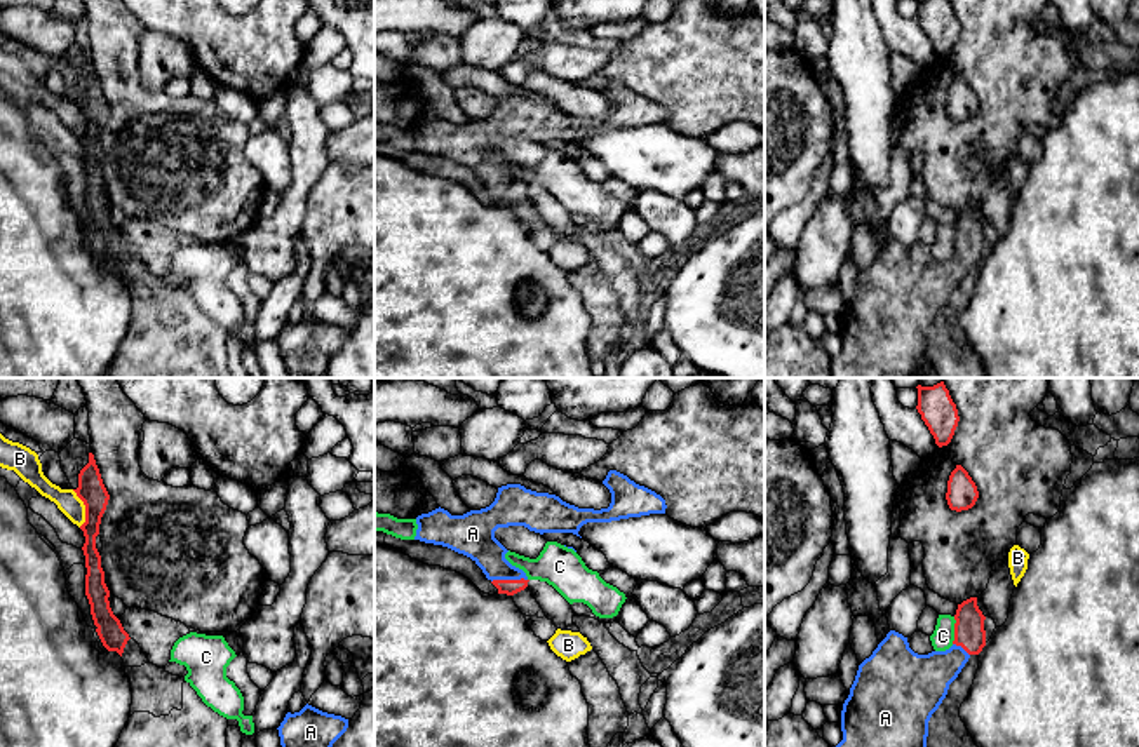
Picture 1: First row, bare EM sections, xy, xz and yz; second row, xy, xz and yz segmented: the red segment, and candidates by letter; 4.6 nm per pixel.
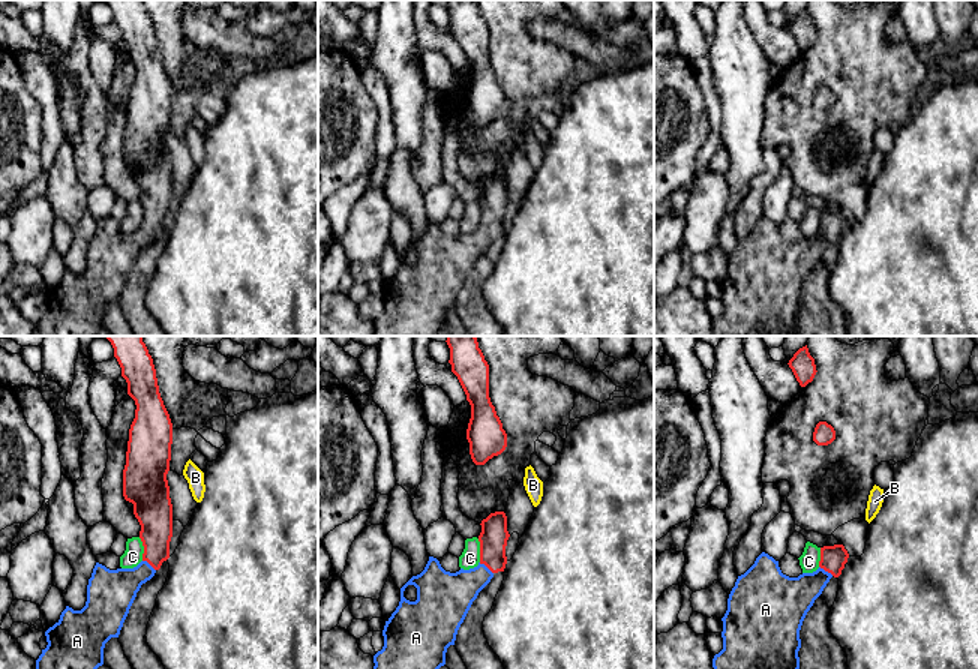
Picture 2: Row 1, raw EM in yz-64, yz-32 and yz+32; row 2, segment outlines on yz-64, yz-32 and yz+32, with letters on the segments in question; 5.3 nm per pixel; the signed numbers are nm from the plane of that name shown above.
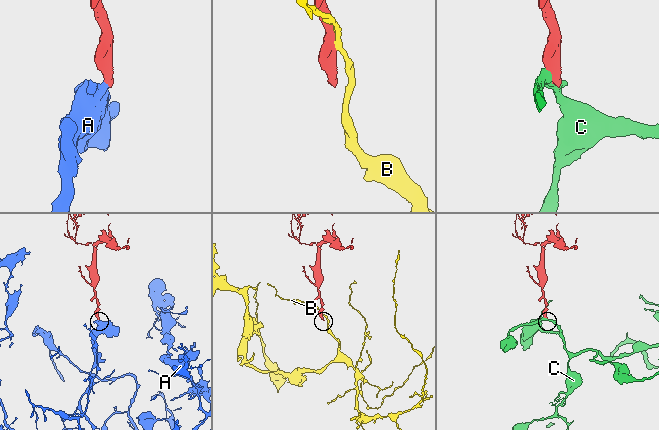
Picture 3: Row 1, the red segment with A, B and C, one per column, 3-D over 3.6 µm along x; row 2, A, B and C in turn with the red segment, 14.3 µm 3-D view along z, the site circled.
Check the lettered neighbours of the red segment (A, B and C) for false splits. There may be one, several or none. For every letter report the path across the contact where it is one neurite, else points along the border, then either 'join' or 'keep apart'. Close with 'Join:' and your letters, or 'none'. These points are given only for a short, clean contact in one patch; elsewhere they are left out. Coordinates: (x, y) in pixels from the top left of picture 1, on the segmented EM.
A: runs through xz (509, 587), (509, 580), (474, 538); join
B: border along xy (72, 490), (84, 505), (84, 523), (80, 526); keep apart
C: keep apart
Join: A

